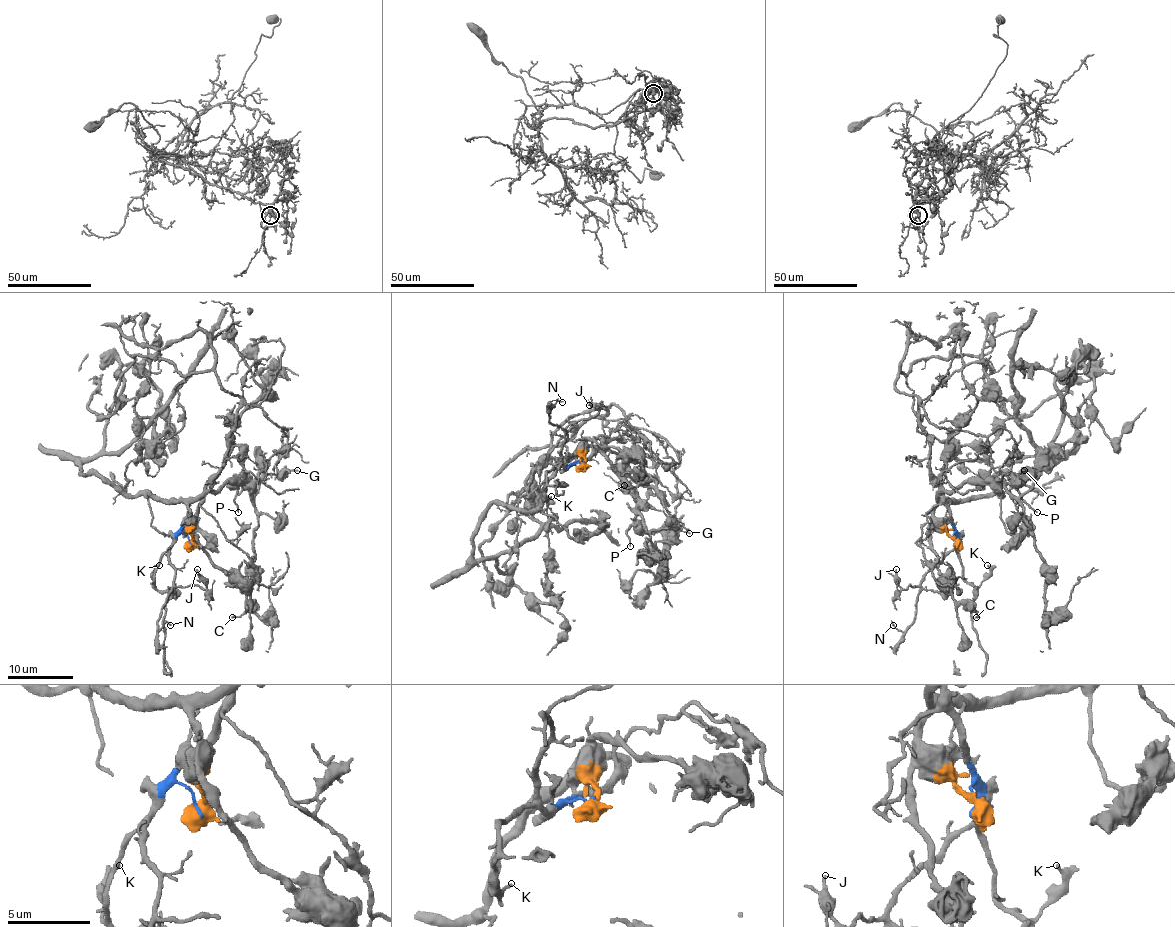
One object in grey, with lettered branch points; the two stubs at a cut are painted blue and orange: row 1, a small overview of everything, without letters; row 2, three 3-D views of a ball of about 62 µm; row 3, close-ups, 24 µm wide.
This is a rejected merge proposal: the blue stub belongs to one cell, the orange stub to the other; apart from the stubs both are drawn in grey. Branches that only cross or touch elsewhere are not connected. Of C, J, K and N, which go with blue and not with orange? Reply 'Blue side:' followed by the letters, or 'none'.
Blue side: J, K, N

